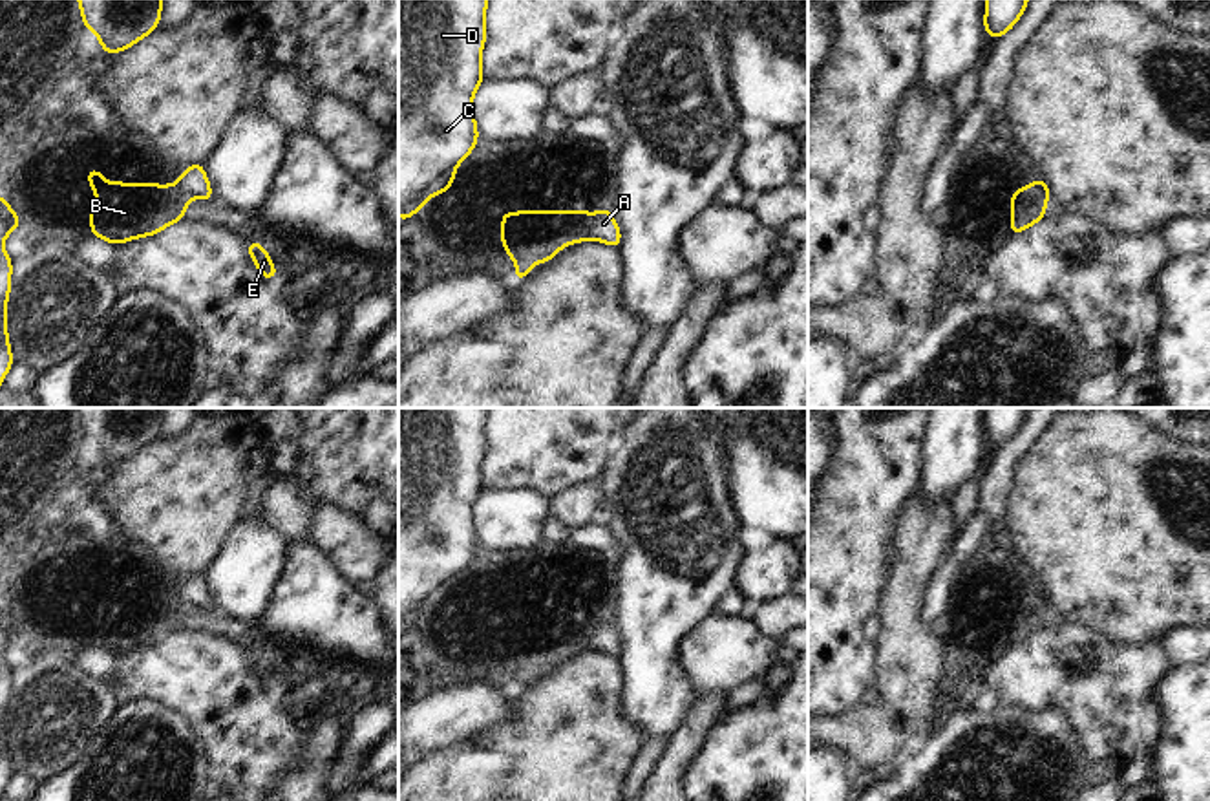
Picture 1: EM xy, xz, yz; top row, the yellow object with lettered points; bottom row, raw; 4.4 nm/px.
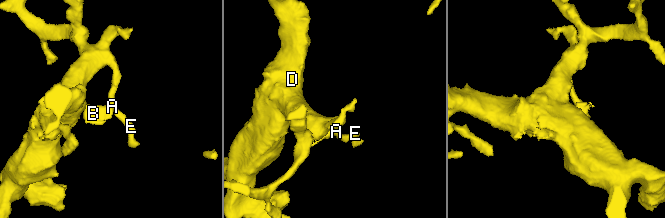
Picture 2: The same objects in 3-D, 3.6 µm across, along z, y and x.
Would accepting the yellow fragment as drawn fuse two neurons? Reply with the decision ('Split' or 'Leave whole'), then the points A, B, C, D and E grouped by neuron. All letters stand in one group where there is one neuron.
Split. Groups: A C D E / B

